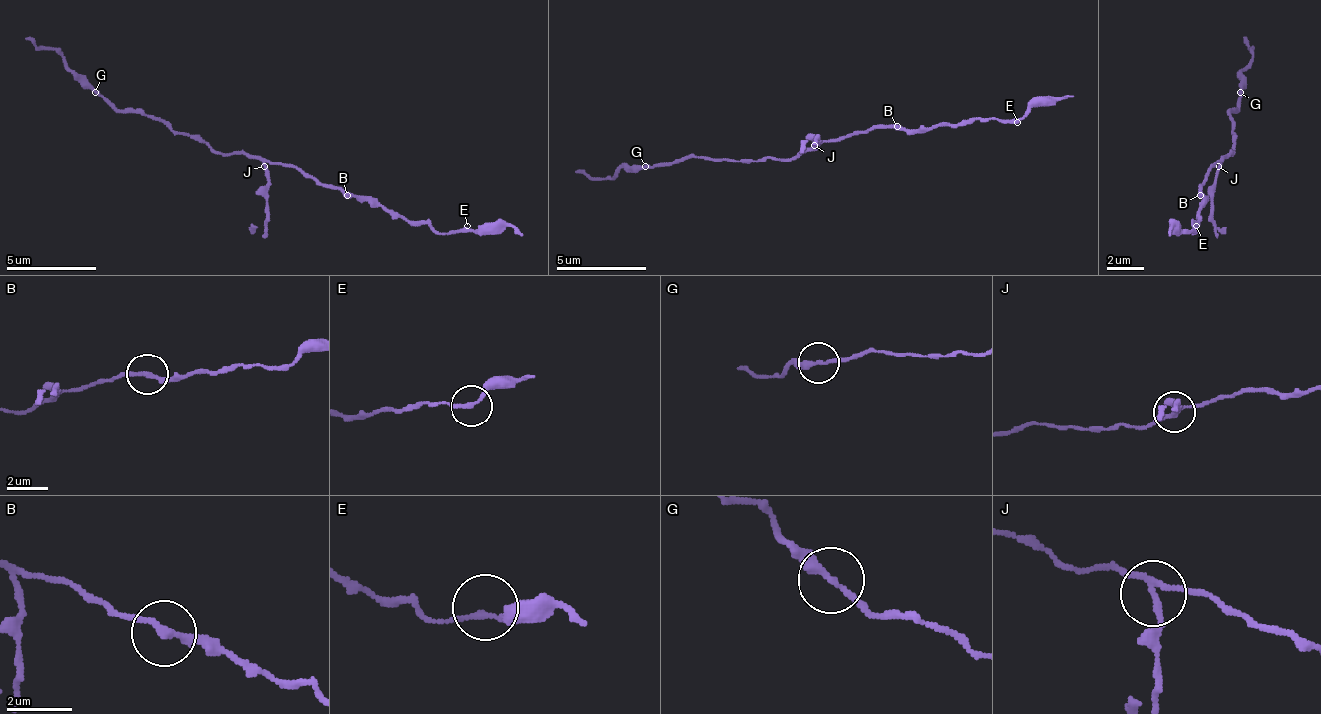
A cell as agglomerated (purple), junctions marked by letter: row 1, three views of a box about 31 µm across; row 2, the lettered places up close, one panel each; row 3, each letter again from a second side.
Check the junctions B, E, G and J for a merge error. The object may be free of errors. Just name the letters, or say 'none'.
J

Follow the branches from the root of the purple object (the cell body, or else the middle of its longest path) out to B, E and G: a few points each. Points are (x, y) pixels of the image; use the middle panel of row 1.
B: (820, 144), (825, 140), (843, 140), (847, 135), (857, 135), (874, 126), (897, 126)
E: (820, 144), (874, 126), (933, 131), (977, 117), (1017, 122)
G: (820, 144), (802, 149), (794, 158), (676, 158), (672, 162), (645, 166)

